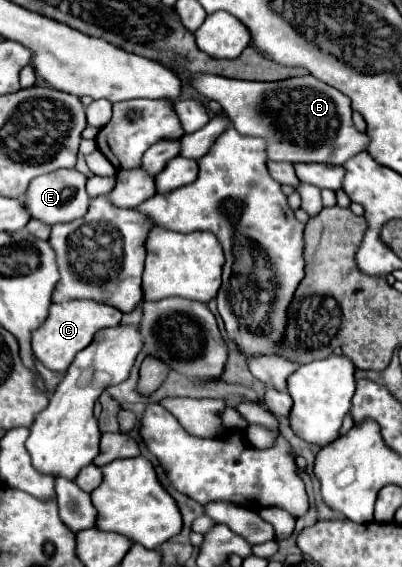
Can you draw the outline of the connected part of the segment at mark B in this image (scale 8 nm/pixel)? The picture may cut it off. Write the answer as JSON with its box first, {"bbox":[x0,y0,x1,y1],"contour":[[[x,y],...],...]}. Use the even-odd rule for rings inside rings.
{"bbox":[188,73,368,165],"contour":[[[198,73],[196,77],[188,77],[188,85],[206,99],[218,101],[240,133],[264,137],[268,141],[270,161],[298,163],[300,159],[340,159],[332,165],[344,165],[368,147],[368,135],[360,133],[352,123],[350,99],[312,75],[260,83]]]}

